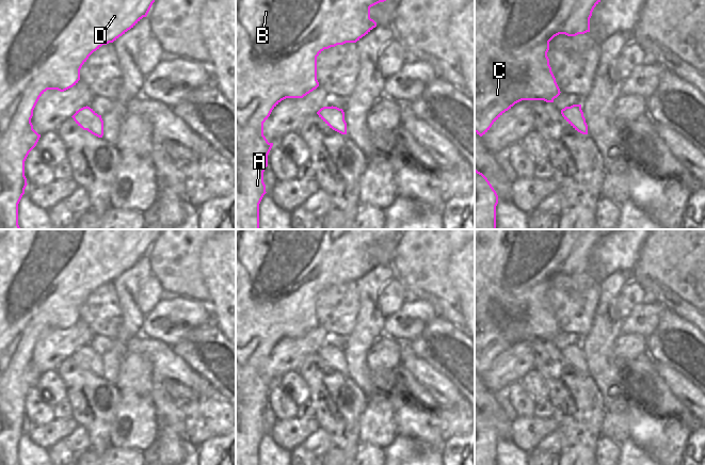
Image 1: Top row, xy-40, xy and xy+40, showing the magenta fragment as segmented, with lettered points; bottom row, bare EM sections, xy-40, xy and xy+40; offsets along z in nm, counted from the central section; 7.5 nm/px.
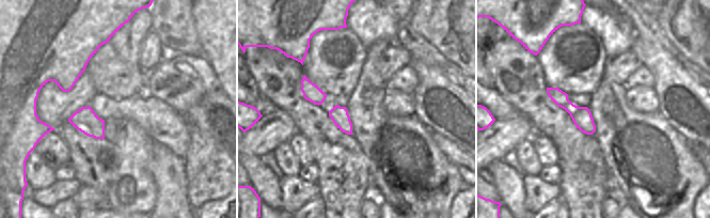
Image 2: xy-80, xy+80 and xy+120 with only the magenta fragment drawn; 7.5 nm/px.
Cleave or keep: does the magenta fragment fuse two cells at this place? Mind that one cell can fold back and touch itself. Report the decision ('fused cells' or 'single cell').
single cell

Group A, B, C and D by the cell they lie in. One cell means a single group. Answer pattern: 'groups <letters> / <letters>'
groups A B C D

